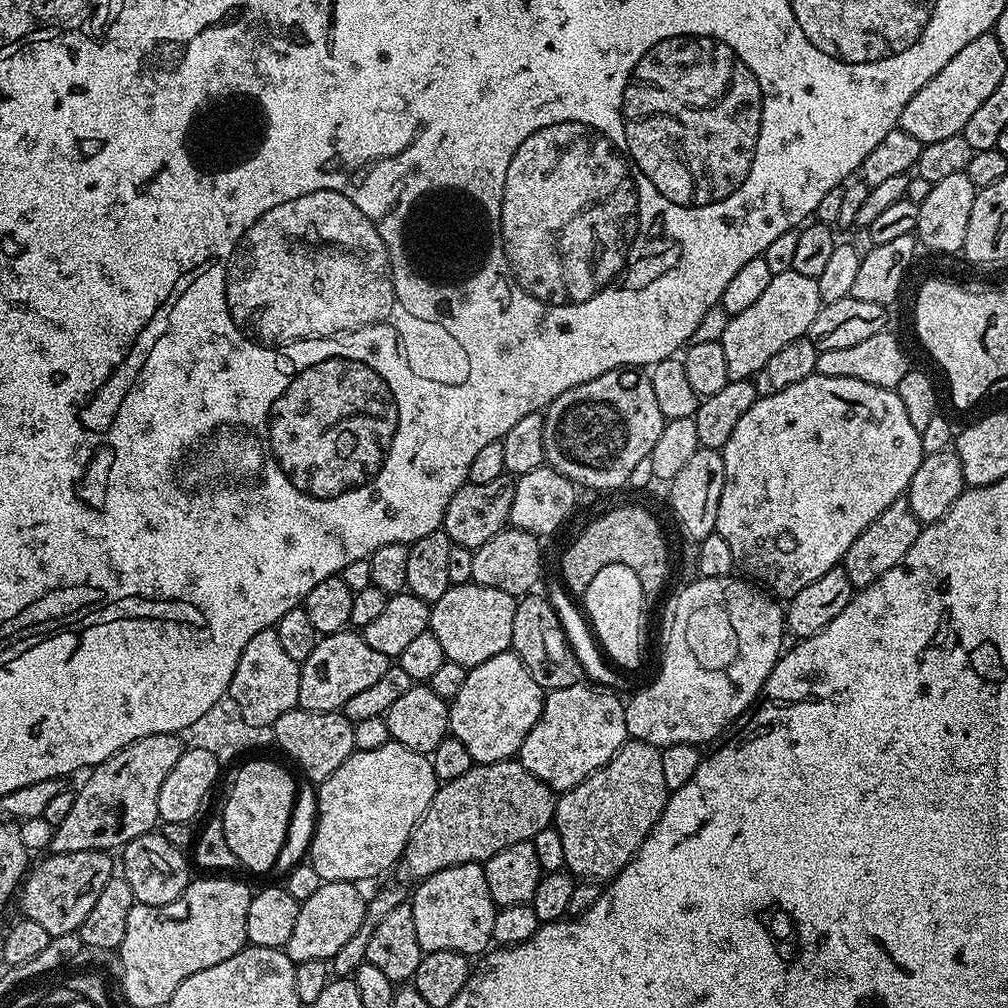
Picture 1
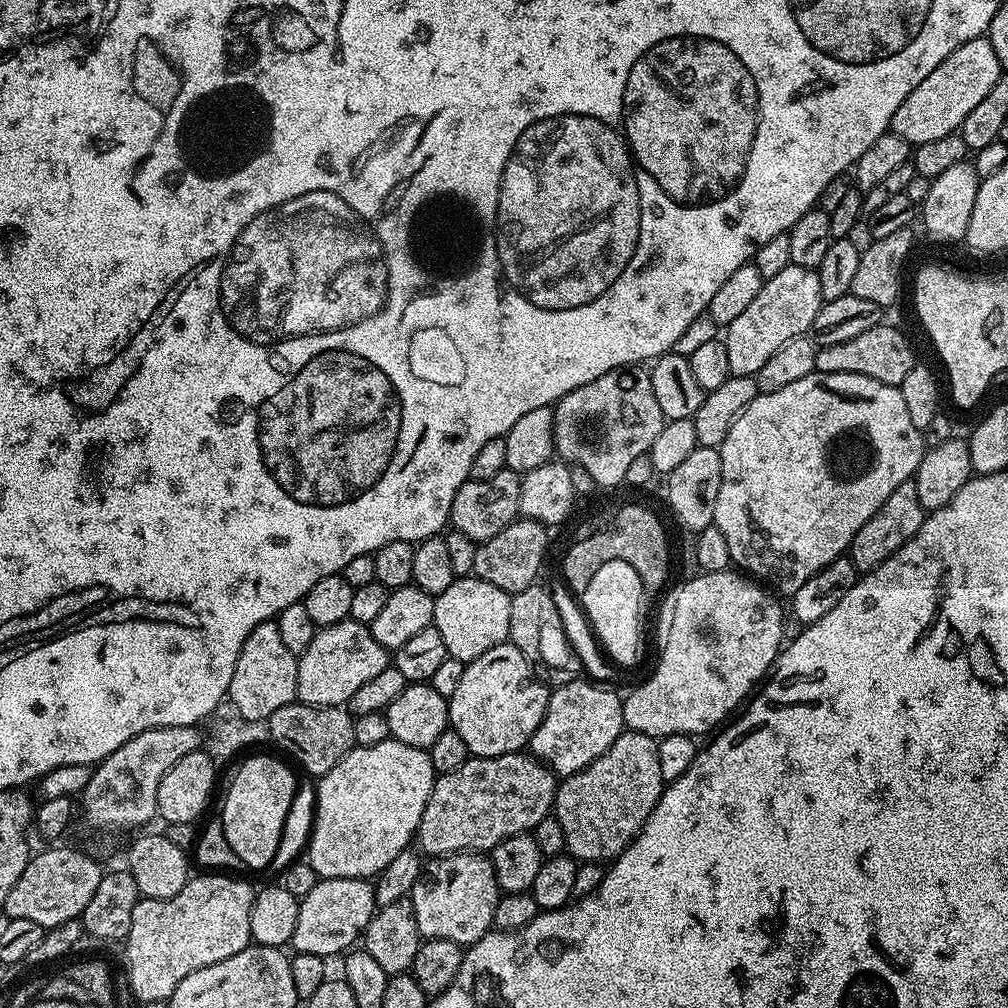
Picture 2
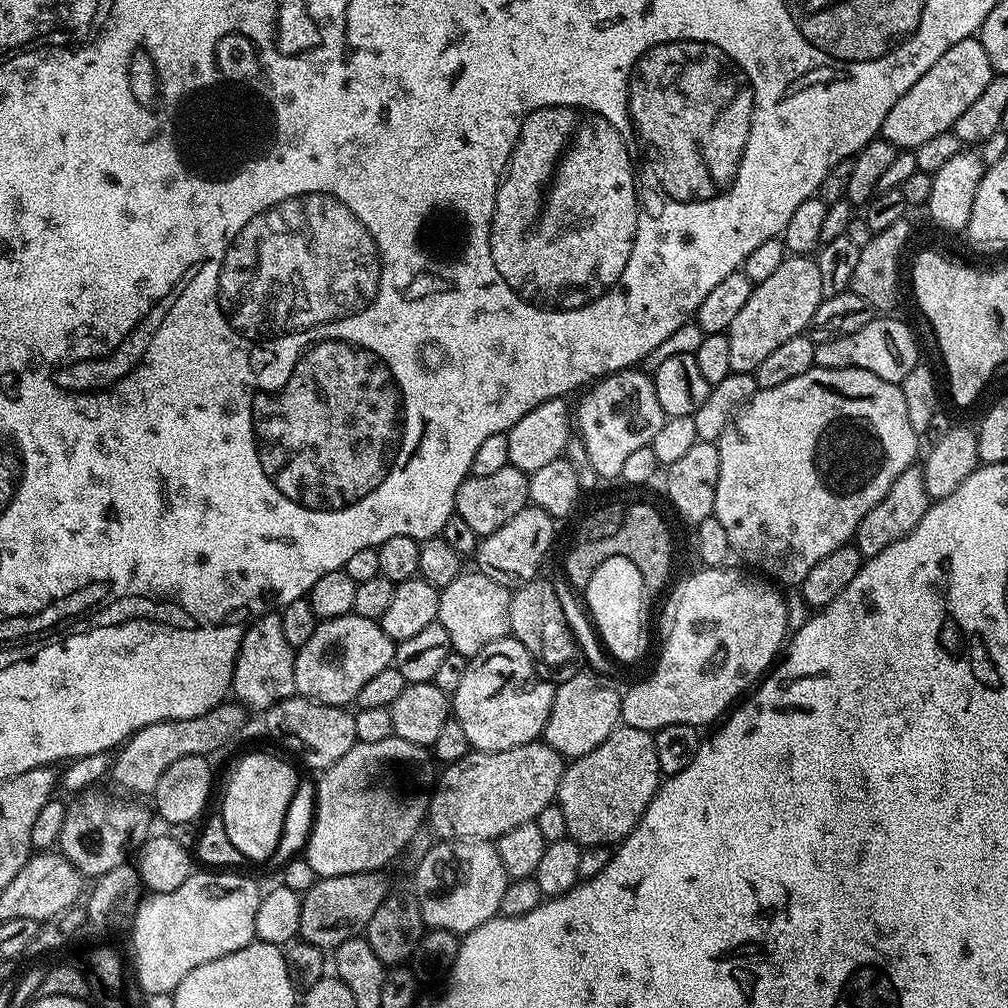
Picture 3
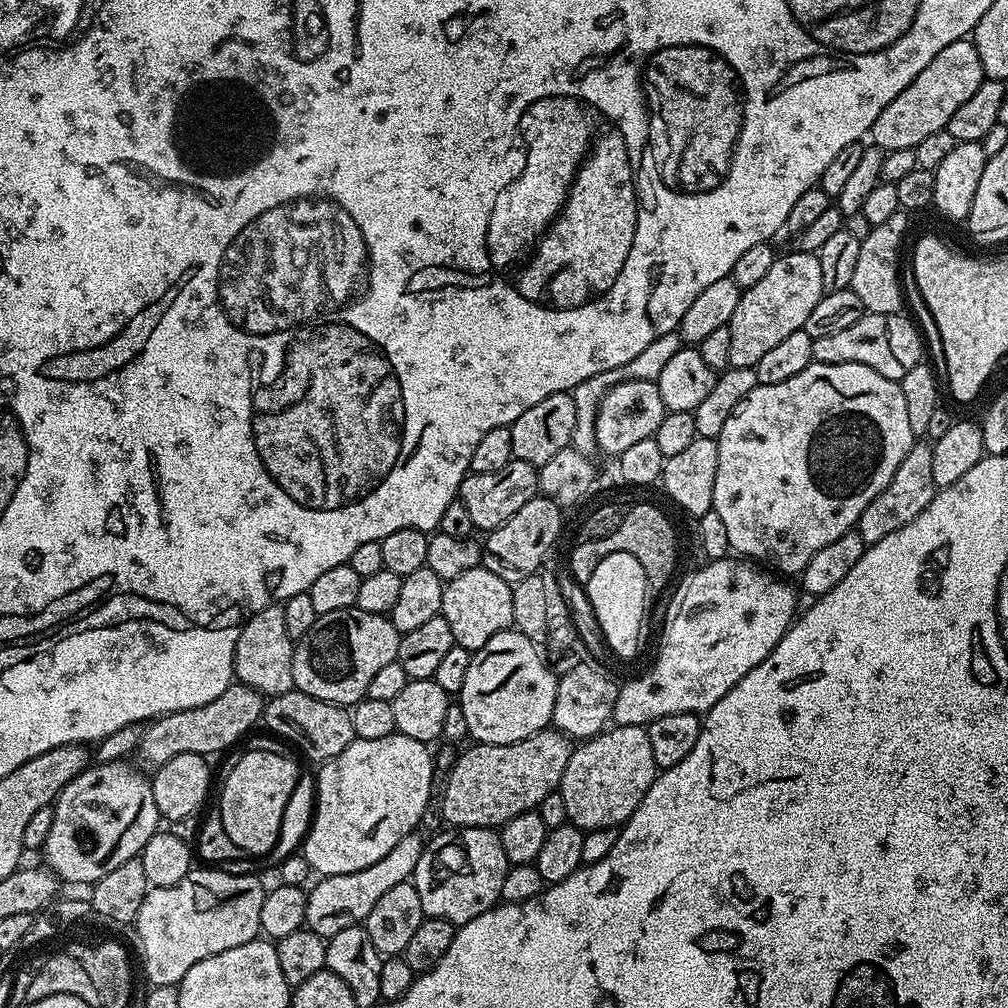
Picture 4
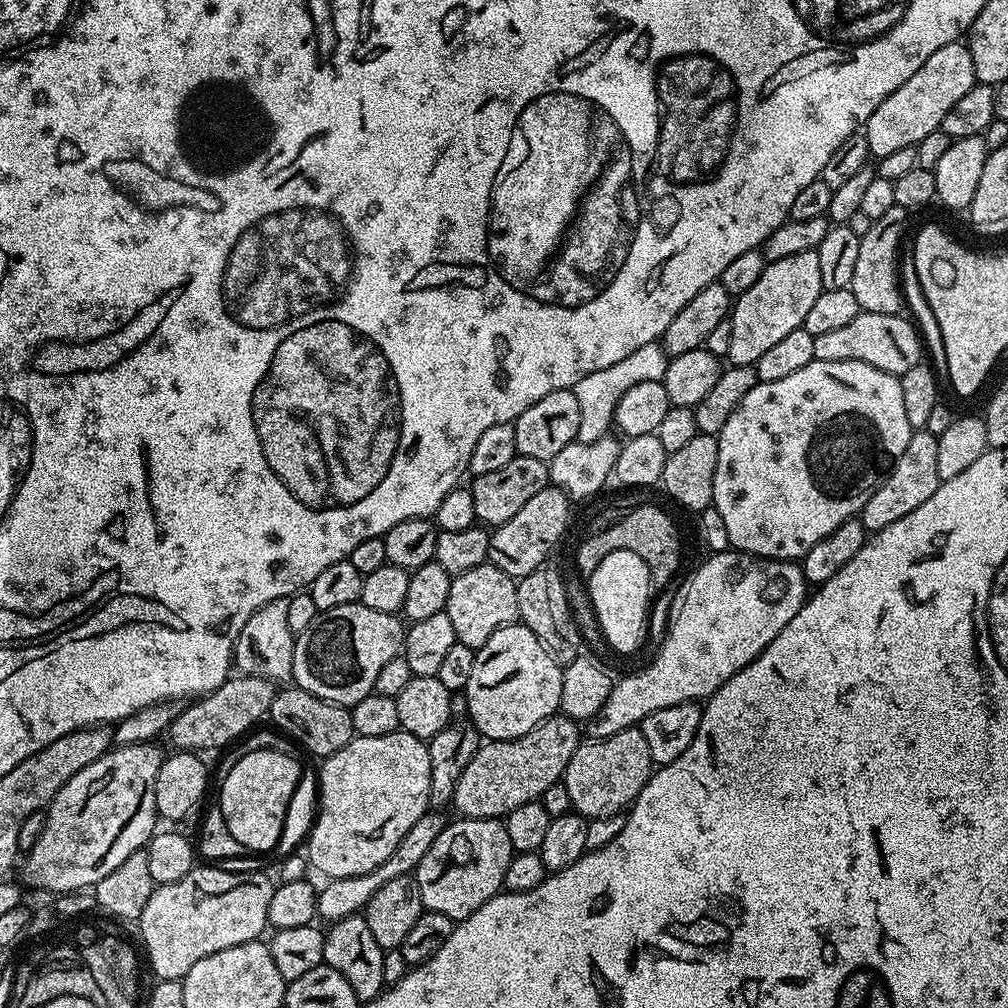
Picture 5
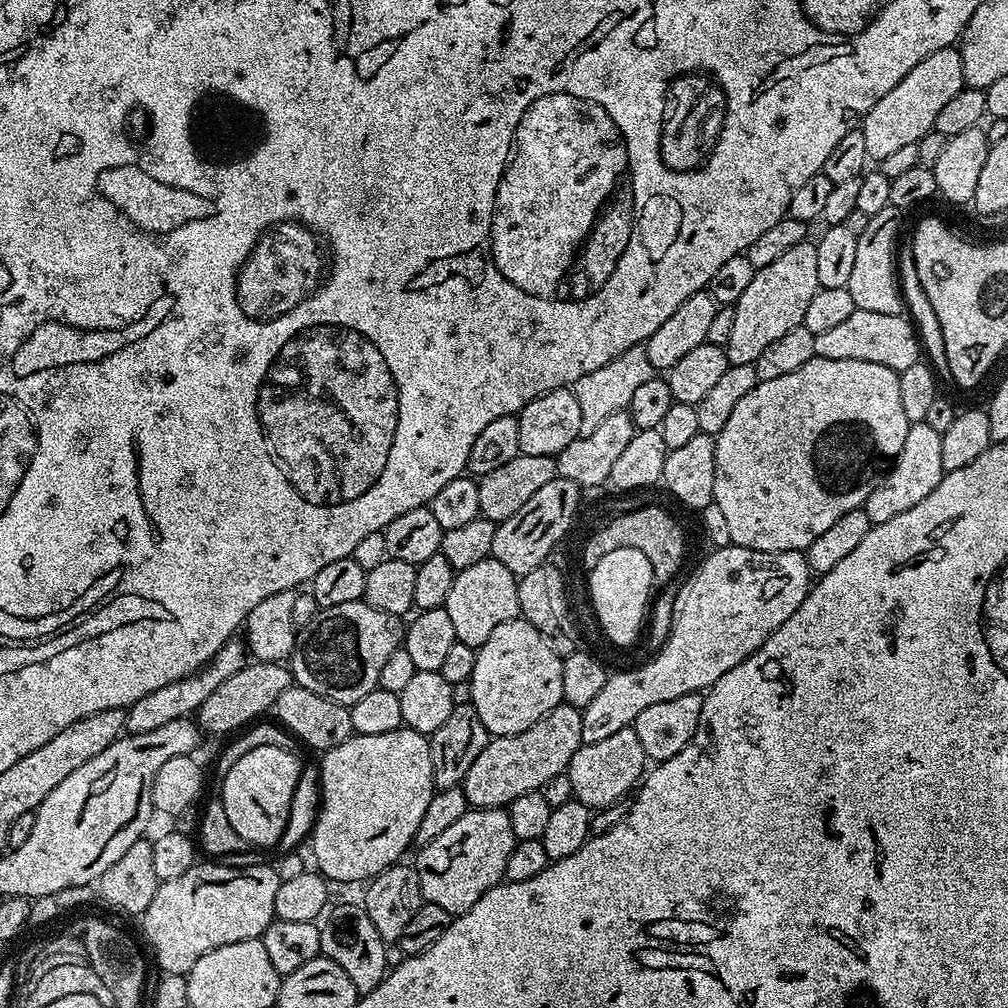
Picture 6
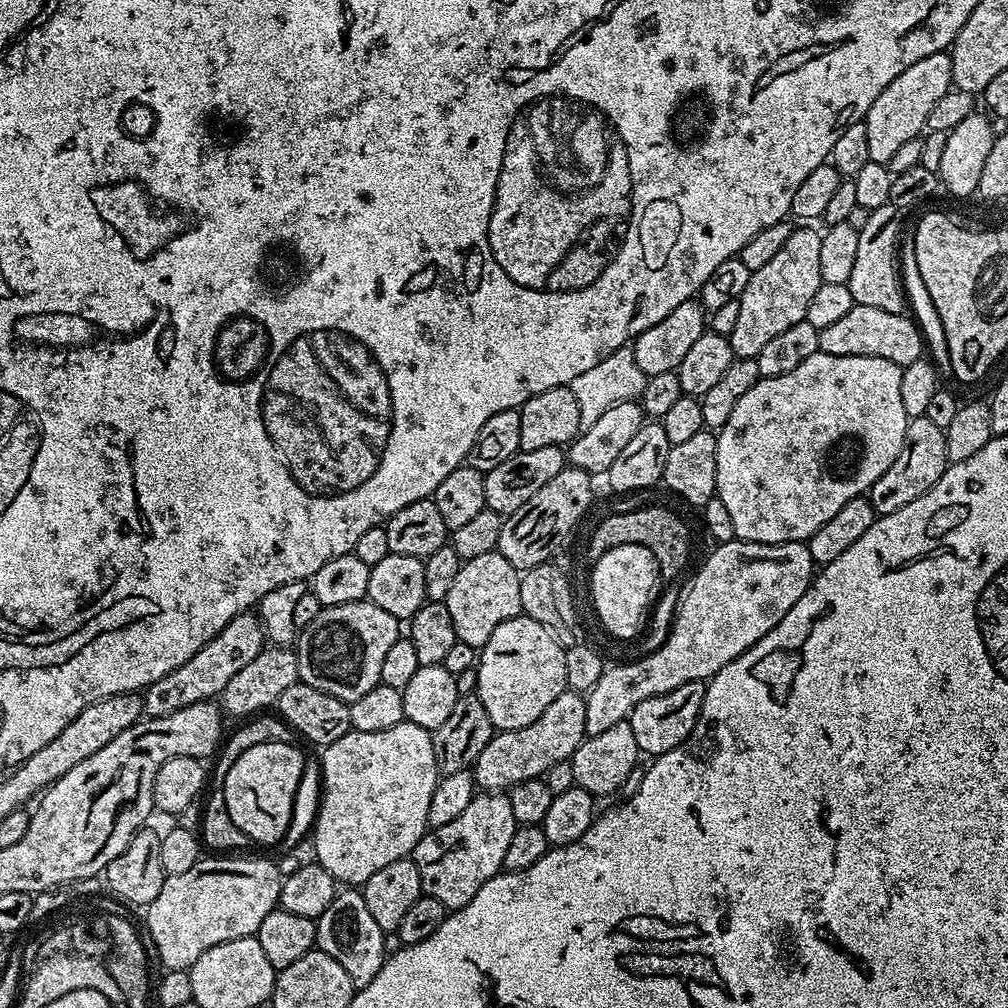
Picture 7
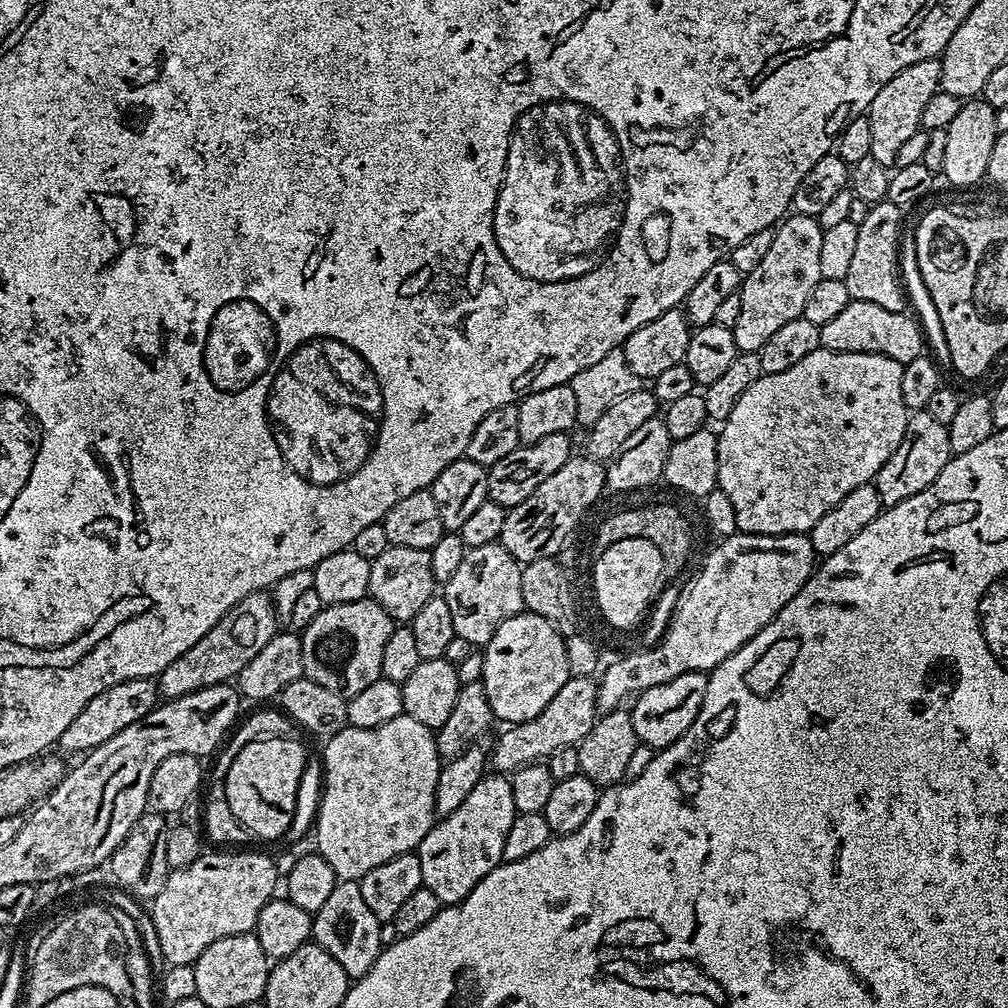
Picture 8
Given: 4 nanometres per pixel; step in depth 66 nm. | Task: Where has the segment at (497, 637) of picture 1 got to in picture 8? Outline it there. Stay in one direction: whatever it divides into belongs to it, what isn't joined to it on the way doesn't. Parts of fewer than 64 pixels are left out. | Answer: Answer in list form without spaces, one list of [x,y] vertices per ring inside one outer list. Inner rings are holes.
[[[498,542],[468,549],[454,578],[450,578],[442,588],[457,636],[466,638],[466,642],[473,646],[486,646],[499,624],[525,611],[521,567]]]

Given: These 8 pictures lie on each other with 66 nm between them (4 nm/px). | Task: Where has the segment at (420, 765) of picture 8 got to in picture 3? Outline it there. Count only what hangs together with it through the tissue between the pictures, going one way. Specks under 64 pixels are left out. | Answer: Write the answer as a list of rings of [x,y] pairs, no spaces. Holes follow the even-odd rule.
[[[394,734],[390,738],[382,738],[382,742],[357,742],[350,750],[346,750],[346,754],[342,754],[342,758],[338,758],[338,762],[334,762],[334,766],[323,769],[321,776],[324,777],[318,780],[316,784],[316,815],[312,821],[312,833],[308,835],[306,845],[306,859],[310,862],[312,869],[315,870],[317,877],[358,874],[359,872],[379,872],[387,869],[387,864],[411,842],[412,835],[416,832],[416,827],[420,823],[422,825],[425,823],[429,801],[426,793],[434,780],[434,772],[432,776],[432,768],[428,765],[428,760],[430,761],[430,752],[427,747],[414,742],[406,742]]]

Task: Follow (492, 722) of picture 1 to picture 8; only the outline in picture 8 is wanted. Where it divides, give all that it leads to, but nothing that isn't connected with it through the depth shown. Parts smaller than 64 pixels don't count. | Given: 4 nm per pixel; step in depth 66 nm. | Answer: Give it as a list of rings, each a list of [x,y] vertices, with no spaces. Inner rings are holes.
[[[527,610],[519,612],[514,618],[506,618],[506,622],[496,627],[482,652],[482,681],[490,710],[497,721],[505,720],[503,723],[508,726],[521,724],[546,710],[546,702],[562,690],[570,675],[564,641],[565,637],[561,636],[555,624]]]

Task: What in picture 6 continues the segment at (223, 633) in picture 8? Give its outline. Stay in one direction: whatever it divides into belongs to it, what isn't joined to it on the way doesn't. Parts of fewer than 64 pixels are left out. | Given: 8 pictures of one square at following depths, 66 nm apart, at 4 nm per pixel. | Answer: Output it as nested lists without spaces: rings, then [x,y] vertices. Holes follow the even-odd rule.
[[[243,639],[228,640],[199,672],[192,672],[186,678],[178,678],[174,682],[166,682],[166,686],[159,690],[150,690],[146,698],[138,698],[138,702],[134,702],[126,710],[125,729],[131,734],[146,734],[170,722],[189,719],[193,714],[199,713],[202,702],[206,702],[206,698],[210,698],[210,694],[214,694],[214,690],[218,690],[218,686],[222,686],[226,678],[238,674],[238,670],[242,670],[249,660],[250,653]]]

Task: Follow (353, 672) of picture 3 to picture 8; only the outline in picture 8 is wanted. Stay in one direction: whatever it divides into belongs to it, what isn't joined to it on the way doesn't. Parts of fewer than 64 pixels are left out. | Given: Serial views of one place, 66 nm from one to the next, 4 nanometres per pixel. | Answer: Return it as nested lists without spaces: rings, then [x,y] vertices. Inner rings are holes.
[[[371,598],[330,604],[320,611],[310,626],[302,629],[302,666],[308,679],[334,690],[342,697],[359,694],[370,682],[381,679],[382,650],[394,627],[391,616]]]

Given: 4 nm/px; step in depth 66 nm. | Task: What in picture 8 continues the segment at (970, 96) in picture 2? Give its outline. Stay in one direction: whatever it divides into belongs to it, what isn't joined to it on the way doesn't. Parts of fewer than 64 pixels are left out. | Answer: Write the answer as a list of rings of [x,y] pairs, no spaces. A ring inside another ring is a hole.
[[[939,59],[923,60],[914,62],[914,66],[906,66],[906,70],[894,74],[894,78],[890,78],[890,82],[878,90],[878,98],[874,98],[866,115],[870,122],[871,156],[882,162],[884,168],[891,169],[896,163],[898,149],[910,139],[910,134],[921,131],[922,109],[938,91],[941,78]]]

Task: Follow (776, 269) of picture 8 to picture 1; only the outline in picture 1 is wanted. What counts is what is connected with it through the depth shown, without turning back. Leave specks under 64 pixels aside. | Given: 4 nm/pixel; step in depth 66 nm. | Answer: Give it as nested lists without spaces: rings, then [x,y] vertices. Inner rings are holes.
[[[791,270],[773,276],[770,286],[766,286],[766,291],[747,310],[729,319],[719,340],[726,353],[729,380],[752,380],[756,372],[782,350],[782,346],[808,335],[821,307],[818,282],[814,278],[806,278],[806,274]]]

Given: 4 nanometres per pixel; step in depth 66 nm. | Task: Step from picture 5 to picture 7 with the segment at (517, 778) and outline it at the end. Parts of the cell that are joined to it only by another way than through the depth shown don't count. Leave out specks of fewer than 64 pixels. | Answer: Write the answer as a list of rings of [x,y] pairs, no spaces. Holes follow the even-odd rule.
[[[565,690],[530,722],[518,730],[497,731],[478,754],[474,763],[477,789],[503,792],[527,780],[539,780],[544,773],[563,760],[571,760],[574,750],[586,739],[586,702],[579,692]]]

